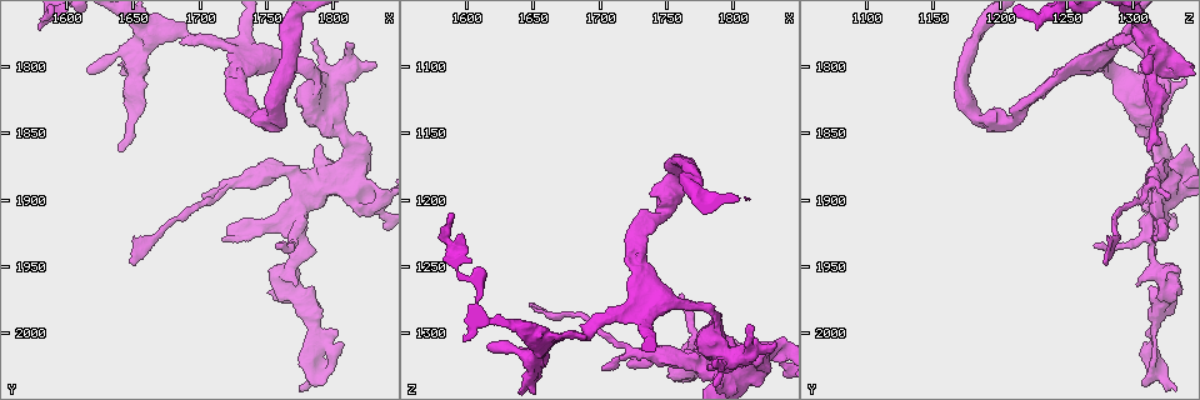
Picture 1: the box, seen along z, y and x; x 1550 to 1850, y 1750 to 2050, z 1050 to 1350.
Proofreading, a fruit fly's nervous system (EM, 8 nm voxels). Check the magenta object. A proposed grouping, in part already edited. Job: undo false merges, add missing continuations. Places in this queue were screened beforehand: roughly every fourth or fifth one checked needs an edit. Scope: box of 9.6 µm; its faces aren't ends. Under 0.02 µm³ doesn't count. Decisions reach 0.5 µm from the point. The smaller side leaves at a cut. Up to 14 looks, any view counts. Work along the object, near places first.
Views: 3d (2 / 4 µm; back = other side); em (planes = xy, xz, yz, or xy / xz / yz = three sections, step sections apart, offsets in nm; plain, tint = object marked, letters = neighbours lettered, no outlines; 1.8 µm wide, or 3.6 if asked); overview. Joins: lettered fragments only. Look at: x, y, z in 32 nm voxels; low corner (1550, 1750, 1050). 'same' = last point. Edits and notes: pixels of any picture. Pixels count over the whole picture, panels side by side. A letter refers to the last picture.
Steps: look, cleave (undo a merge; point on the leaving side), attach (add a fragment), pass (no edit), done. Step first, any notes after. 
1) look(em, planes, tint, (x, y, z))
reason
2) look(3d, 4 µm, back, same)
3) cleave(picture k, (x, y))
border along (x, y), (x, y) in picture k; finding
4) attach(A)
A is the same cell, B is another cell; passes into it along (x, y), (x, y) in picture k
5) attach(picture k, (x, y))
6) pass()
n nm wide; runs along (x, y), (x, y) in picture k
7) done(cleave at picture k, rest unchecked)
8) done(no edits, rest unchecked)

look(3d, 2 µm, (1658, 1790, 1316))
four-way junction

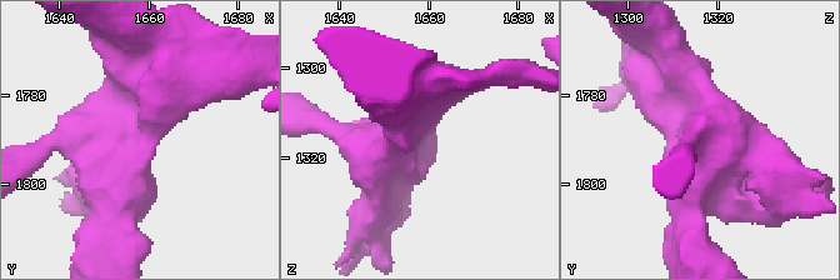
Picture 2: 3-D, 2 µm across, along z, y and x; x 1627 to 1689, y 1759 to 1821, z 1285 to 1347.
look(em, xy, step 16, tint, (1656, 1791, 1315))
4 arms; shape alone is not enough

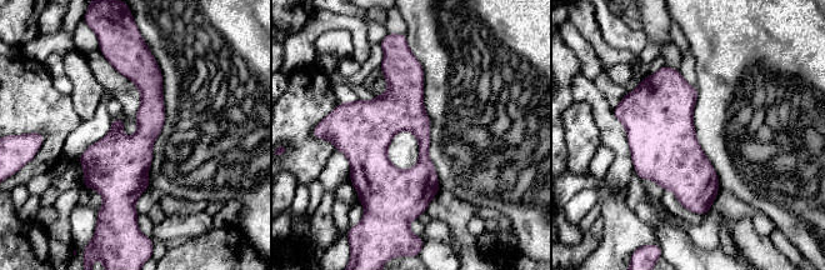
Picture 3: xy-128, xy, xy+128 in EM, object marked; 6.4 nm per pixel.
look(em, xy, step 16, letters, same)
see the neighbours

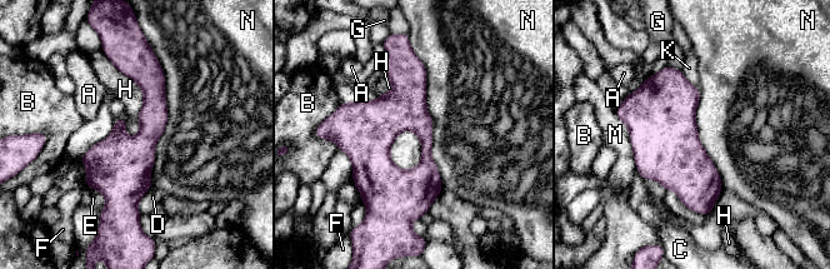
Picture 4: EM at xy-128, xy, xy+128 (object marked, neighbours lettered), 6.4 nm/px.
pass()
190 nm wide; A, B, C, D, E, F, G, H, K, M and N are other cells; runs along (415, 60), (380, 126), (380, 175), (408, 210) in picture 4; continuous, no second neuron

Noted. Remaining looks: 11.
look(em, xy, step 4, tint, (1746, 1794, 1272))

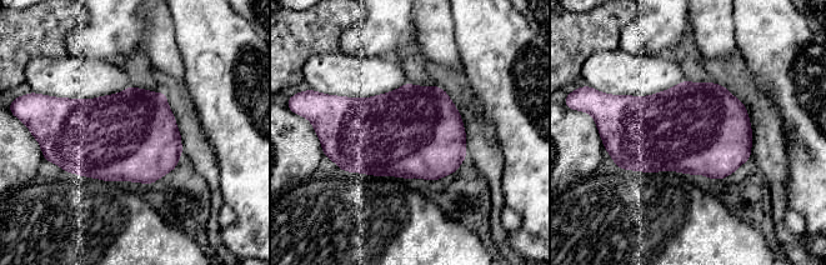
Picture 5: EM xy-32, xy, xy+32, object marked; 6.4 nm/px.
look(em, planes, letters, same)
another direction

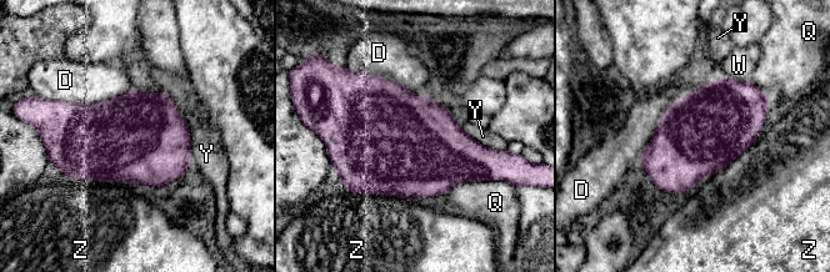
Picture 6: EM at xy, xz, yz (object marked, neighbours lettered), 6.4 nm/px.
pass()
500 nm wide; D, Q, W, Y and Z are other cells; border along (133, 89), (89, 104), (56, 101) in picture 6; continuous, no second neuron

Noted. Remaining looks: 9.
look(3d, 2 µm, back, (1718, 1930, 1316))
branch stops here

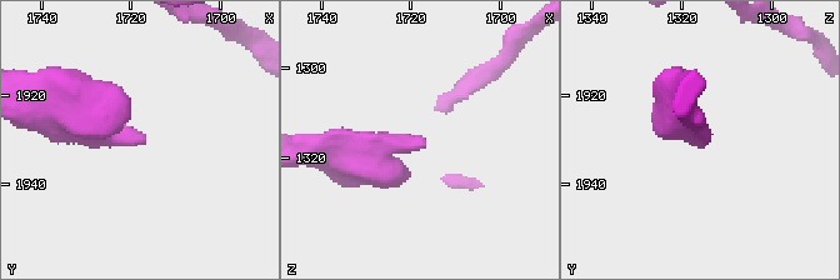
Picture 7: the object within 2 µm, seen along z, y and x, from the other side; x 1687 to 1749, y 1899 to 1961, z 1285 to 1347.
look(em, planes, letters, (1717, 1930, 1317))

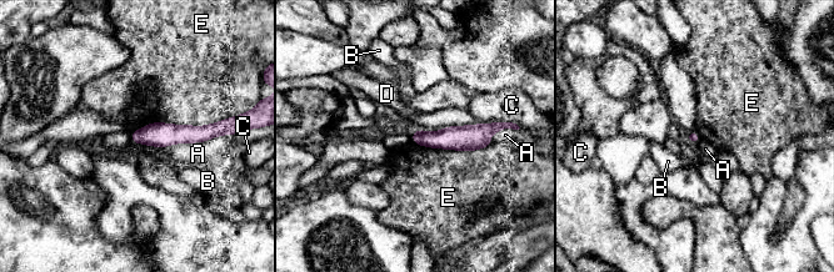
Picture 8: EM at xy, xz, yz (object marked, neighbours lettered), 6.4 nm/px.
pass()
A, B, C, D and E are other cells; border along (221, 134), (161, 147) in picture 8; none of them fits

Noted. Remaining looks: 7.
look(em, planes, letters, (1770, 1972, 1326))
three arms meet

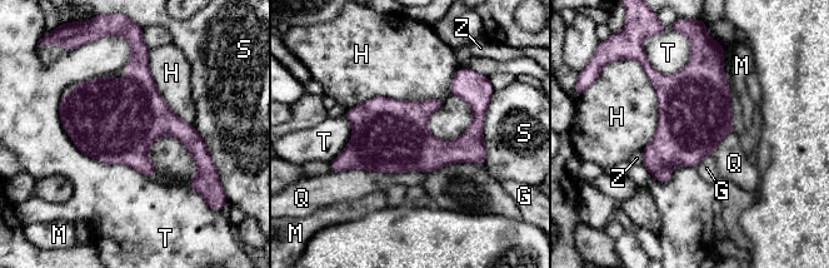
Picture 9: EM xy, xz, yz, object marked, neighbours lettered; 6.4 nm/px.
pass()
460 nm wide; G, H, M, Q, S, T and Z are other cells; border along (58, 100), (81, 152), (151, 179) in picture 9; one neuron here

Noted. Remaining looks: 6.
look(3d, 4 µm, (1792, 2034, 1308))
free end

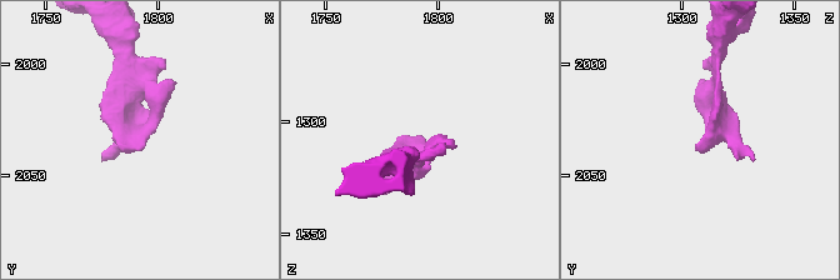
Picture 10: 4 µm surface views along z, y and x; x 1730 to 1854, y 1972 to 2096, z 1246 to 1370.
look(em, planes, letters, (1794, 2037, 1307))
need the tissue

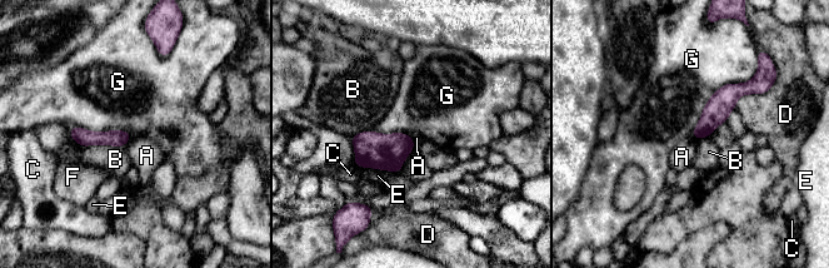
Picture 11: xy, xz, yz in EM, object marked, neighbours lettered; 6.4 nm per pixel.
pass()
G touches over 550 nm; A, B, C, D, E, F and G are other cells; none of them fits

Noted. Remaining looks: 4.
look(3d, 2 µm, (1650, 1948, 1280))
end of a long branch

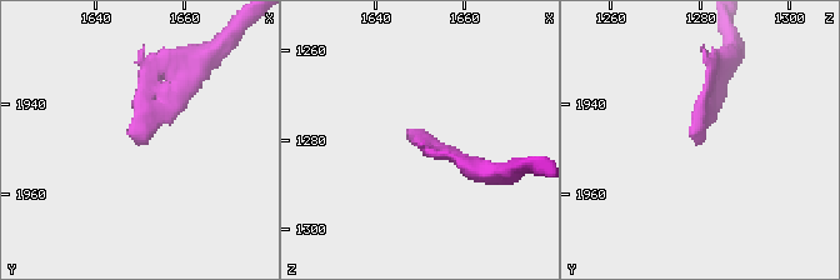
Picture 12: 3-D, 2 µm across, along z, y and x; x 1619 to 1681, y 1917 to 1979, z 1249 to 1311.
look(em, xz, step 8, letters, (1650, 1948, 1279))
shape alone is not enough

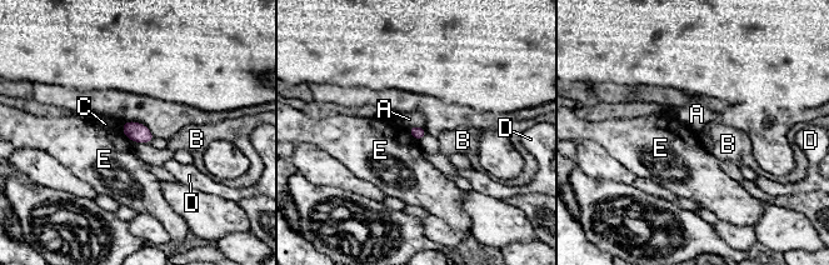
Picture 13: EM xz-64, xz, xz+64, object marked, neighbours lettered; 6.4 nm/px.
pass()
A, B, C, D and E are other cells; none of them fits

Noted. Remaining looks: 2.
done(no edits, rest unchecked)

